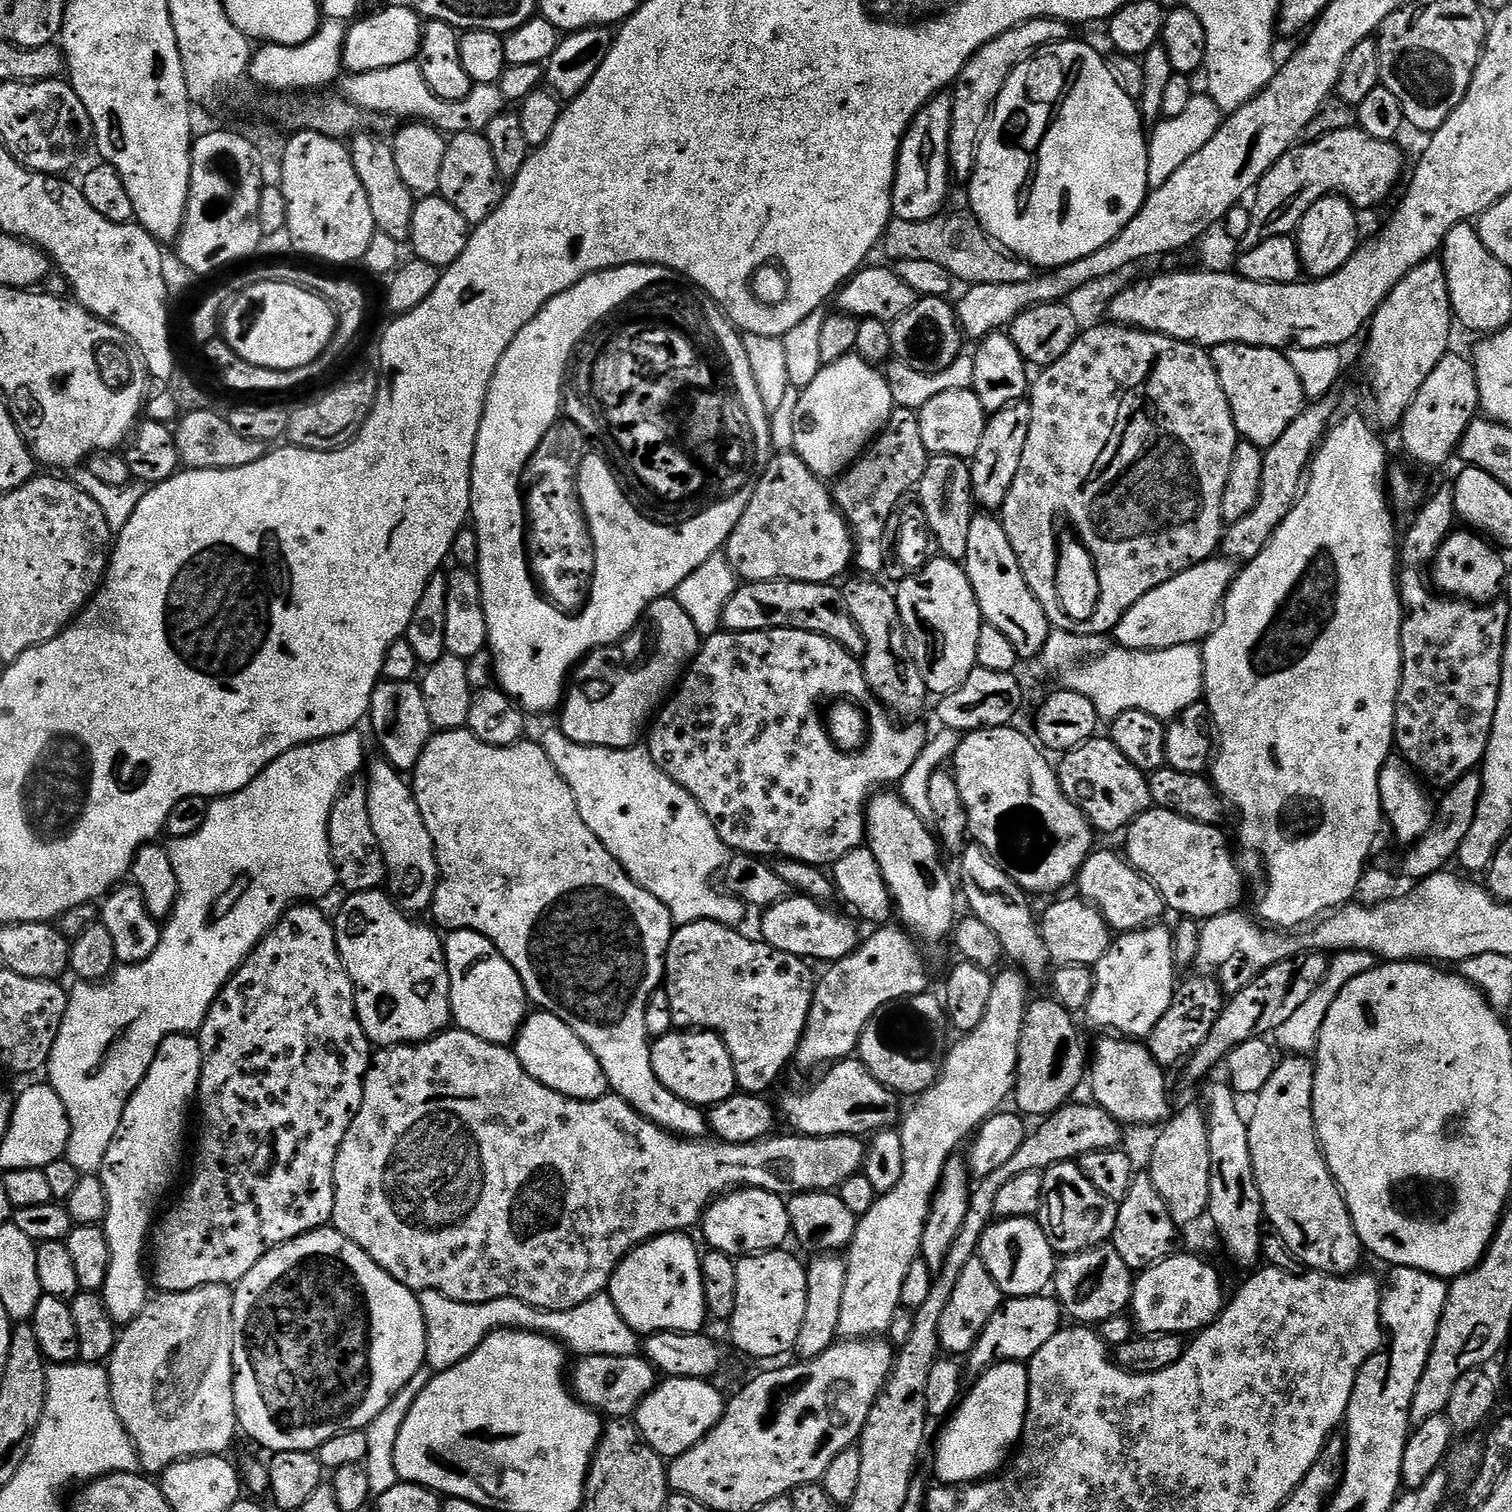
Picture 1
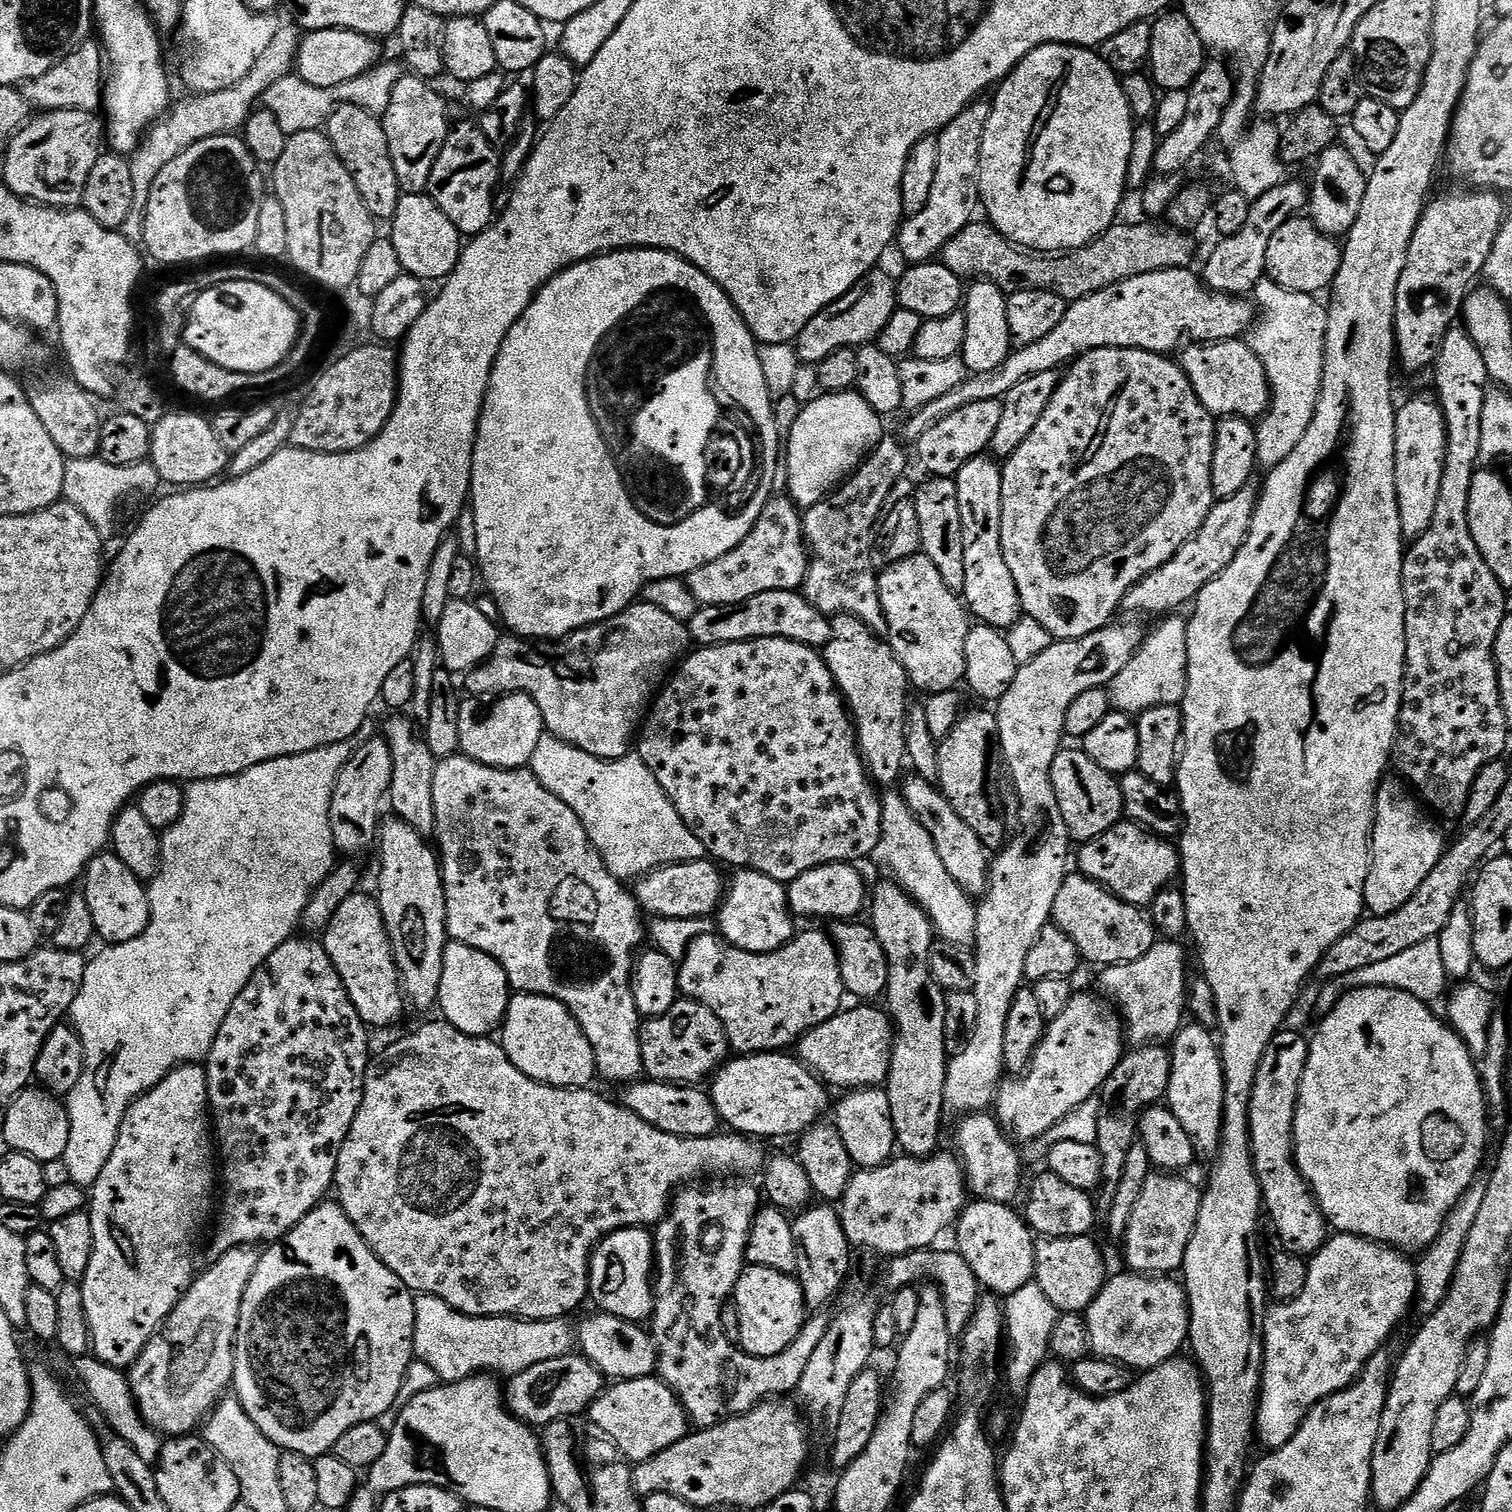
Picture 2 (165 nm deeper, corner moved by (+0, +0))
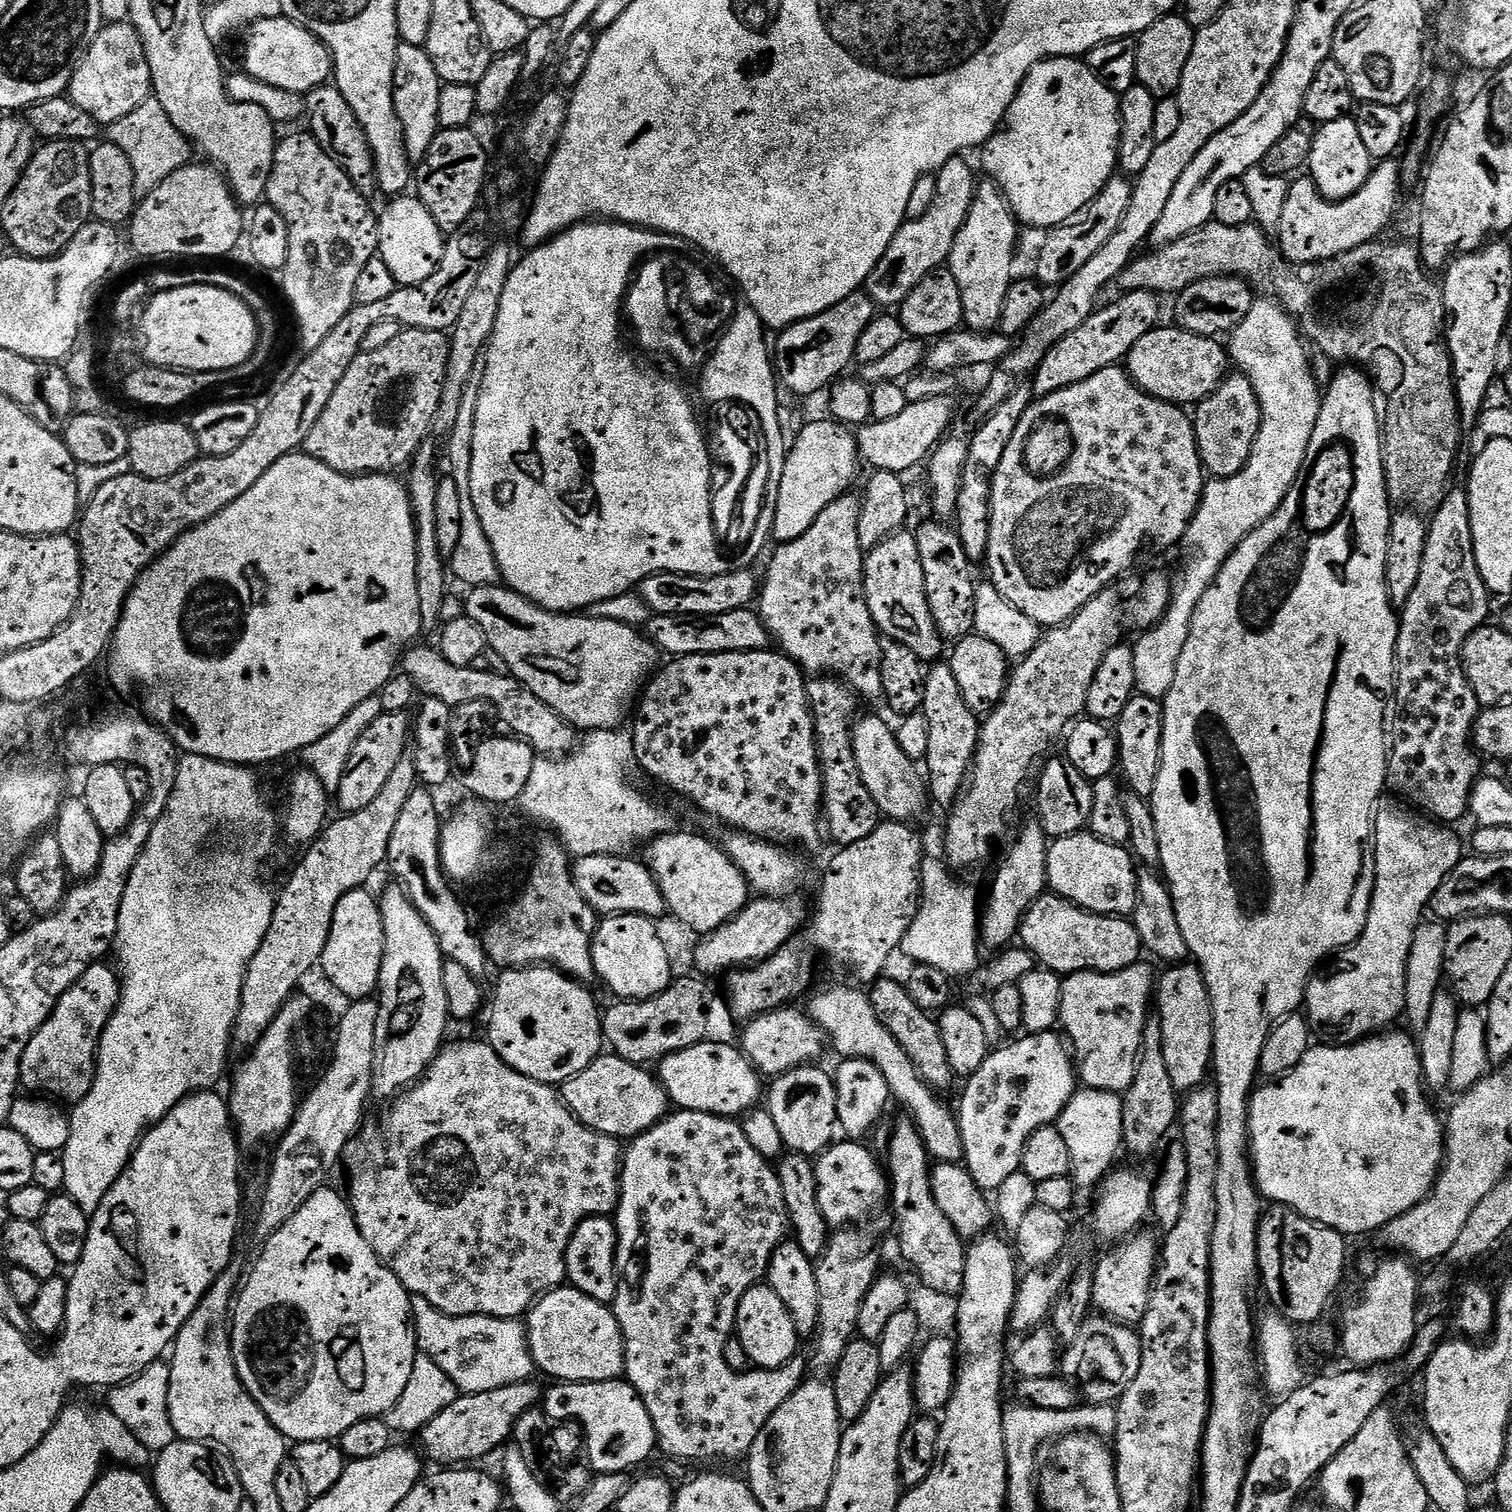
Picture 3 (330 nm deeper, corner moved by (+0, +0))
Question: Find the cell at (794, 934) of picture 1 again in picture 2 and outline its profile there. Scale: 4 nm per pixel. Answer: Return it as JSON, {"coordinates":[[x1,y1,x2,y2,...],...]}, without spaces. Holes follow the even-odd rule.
{"coordinates":[[740,870,735,875,733,880,731,877,724,899,720,901,718,909,718,917,720,916,720,924,718,920,719,935,738,950,746,950,747,952,773,952,779,948,785,948,792,941,794,935,794,929,792,929,794,917,788,906,787,887,761,872]]}

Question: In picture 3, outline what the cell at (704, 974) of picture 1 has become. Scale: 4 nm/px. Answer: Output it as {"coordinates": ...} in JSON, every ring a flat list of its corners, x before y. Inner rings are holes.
{"coordinates":[[881,822,862,842,843,845,840,853,828,864,824,881,820,884,820,905,816,917,803,929,799,938,793,938,787,945,758,964,729,971,728,1008,739,1022,747,1022,755,1016,766,1014,775,1008,782,1008,796,1002,796,999,812,984,812,952,828,952,832,960,840,964,853,964,856,968,868,968,872,978,879,977,892,955,897,955,906,930,914,922,920,909,920,865,926,859,924,844,908,822]]}

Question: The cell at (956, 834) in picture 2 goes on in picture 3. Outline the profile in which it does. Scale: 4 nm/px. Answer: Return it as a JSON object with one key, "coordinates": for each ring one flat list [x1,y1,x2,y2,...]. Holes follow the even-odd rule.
{"coordinates":[[861,715,852,726,852,749,858,762,858,774,862,774,862,782,866,790,870,790,870,798,874,798,874,802,879,806,881,817,892,822,916,822,916,819,927,810,928,804,930,805,925,777,921,769,920,772,916,769,919,767,905,754,902,746,898,746,893,725,888,725,880,716,863,716]]}

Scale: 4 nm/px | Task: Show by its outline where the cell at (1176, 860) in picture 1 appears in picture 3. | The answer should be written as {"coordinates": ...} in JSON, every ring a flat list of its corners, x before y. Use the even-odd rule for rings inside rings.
{"coordinates":[[1091,834,1053,839,1048,850,1047,887,1063,900,1103,916,1128,918,1133,915,1138,898,1137,871,1133,854,1127,847,1108,844]]}

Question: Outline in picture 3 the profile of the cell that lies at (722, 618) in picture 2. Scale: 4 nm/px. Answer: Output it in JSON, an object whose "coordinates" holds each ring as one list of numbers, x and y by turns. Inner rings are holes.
{"coordinates":[[751,607,730,610,713,616,686,614,653,615,646,625,646,635,665,657,714,654,715,652,762,652,769,647,770,637,759,611]]}

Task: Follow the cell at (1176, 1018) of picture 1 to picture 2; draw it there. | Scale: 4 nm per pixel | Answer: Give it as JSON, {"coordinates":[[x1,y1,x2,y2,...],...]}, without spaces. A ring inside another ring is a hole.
{"coordinates":[[1160,1044,1136,1046,1120,1057,1118,1066,1106,1078,1102,1089,1102,1103,1098,1118,1098,1138,1095,1145,1102,1154,1102,1185,1105,1193,1116,1191,1126,1166,1126,1154,1138,1142,1140,1117,1148,1108,1159,1105,1168,1095,1170,1074,1172,1073,1172,1053]]}

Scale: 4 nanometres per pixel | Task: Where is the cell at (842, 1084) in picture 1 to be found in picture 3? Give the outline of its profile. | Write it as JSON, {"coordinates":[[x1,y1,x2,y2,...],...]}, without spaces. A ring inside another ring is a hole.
{"coordinates":[[705,1038,686,1050,665,1056,658,1064,658,1079,677,1109,729,1118,743,1117,761,1103,762,1077,735,1043,719,1044,712,1039]]}

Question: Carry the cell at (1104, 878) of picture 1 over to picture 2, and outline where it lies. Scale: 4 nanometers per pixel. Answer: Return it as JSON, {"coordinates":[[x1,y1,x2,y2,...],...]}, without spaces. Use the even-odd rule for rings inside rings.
{"coordinates":[[1069,874,1062,882,1058,898,1054,898,1051,923,1070,934,1087,963,1089,960,1099,966,1138,962,1158,939,1151,915,1141,905,1122,902,1111,890,1083,874]]}

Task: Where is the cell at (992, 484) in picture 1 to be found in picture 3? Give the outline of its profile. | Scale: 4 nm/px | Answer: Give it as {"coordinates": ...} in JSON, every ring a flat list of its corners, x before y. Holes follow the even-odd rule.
{"coordinates":[[1124,292,1121,300,1101,307,1086,322,1067,332,1042,358,1030,380,1030,387,1037,397,1049,396,1066,386,1074,386,1098,370,1119,365,1128,351,1142,338,1142,334,1157,327,1161,297,1154,292]]}

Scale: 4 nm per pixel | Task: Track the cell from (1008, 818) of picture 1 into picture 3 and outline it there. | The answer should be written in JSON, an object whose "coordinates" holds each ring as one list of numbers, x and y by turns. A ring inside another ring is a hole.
{"coordinates":[[933,663,927,669,924,680,925,700,922,711,928,720,926,788,935,803,937,800,948,806,965,787,968,769,972,767,972,760,976,757,976,743,980,741,981,721,977,713,966,706,966,698,962,698,962,690,958,690,958,681,954,679,951,663]]}

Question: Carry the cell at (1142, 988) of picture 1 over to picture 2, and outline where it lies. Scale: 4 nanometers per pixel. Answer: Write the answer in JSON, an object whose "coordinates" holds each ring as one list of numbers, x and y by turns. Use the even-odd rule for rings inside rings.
{"coordinates":[[1080,991,1072,995,1066,1010,1062,1010,1062,1014,1058,1014,1058,1018,1045,1027,1044,1037,1036,1047,1026,1075,1023,1078,1008,1078,1001,1083,994,1101,994,1115,1017,1141,1047,1137,1050,1129,1062,1122,1066,1114,1082,1106,1082,1102,1093,1099,1103,1089,1106,1078,1110,1078,1114,1066,1118,1066,1120,1057,1125,1055,1126,1032,1121,1017,1115,1011,1104,1012,1105,1001,1099,995,1096,996]]}

